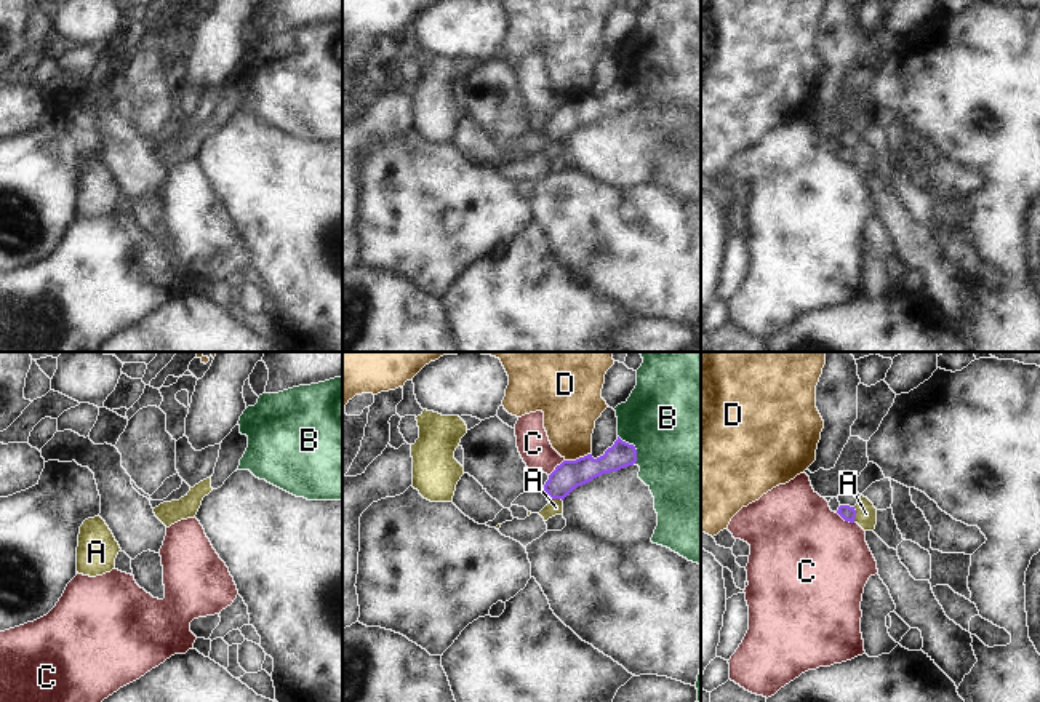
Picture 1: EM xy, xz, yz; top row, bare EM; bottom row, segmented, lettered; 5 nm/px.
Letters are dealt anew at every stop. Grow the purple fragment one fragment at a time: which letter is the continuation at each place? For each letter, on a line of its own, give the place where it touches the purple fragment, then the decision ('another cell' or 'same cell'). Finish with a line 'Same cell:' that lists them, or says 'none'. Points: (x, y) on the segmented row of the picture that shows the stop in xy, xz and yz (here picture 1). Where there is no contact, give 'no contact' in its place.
A: contact yz (855, 515); another cell
B: contact xz (634, 446); another cell
C: contact xz (556, 467); another cell
D: contact xz (580, 458); another cell
Same cell: none

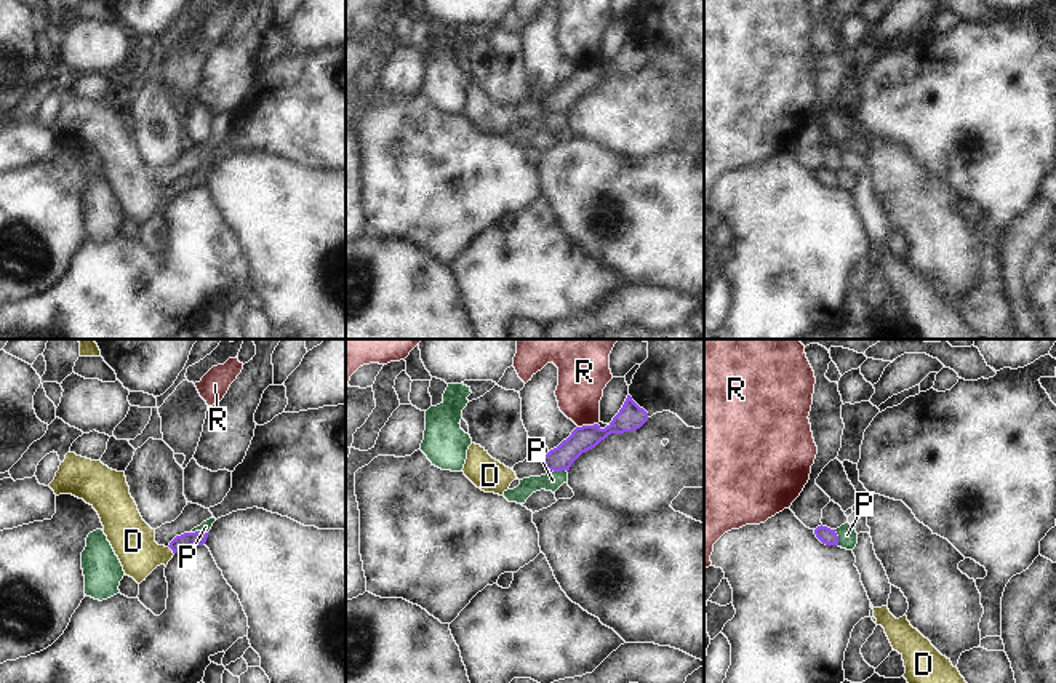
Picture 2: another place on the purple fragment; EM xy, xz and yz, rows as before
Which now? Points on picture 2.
D: contact xy (172, 549); same cell
P: contact xy (199, 531); another cell
R: contact xz (588, 426); another cell
Same cell: D

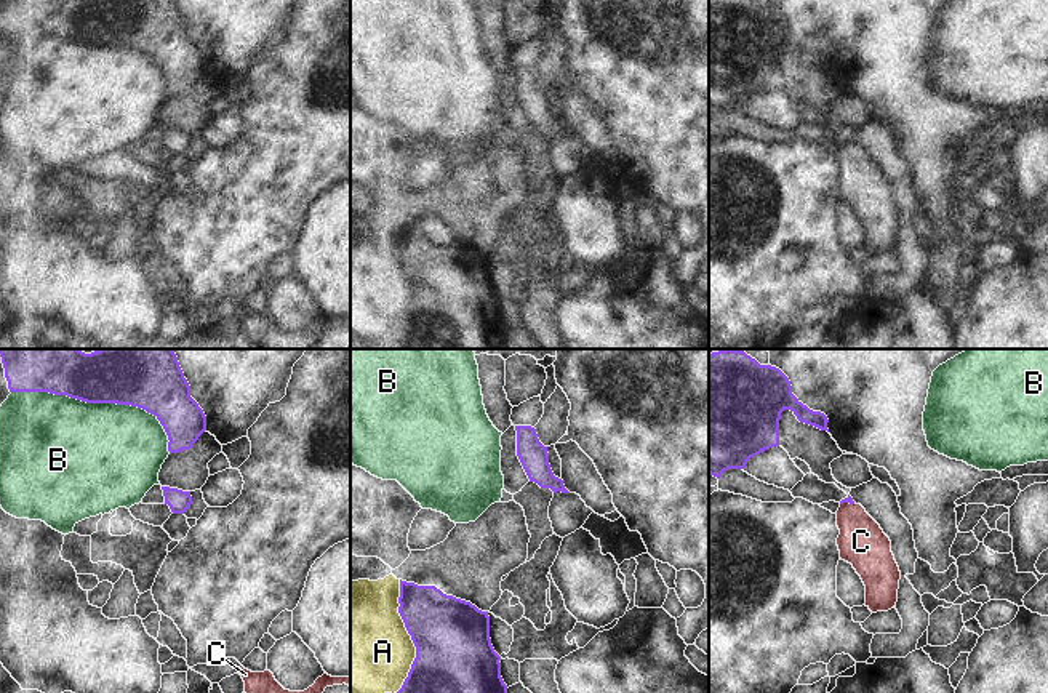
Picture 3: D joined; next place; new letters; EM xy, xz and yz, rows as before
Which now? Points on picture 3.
A: contact xz (410, 634); another cell
B: contact xy (101, 402); another cell
C: contact yz (847, 501); same cell
Same cell: C

